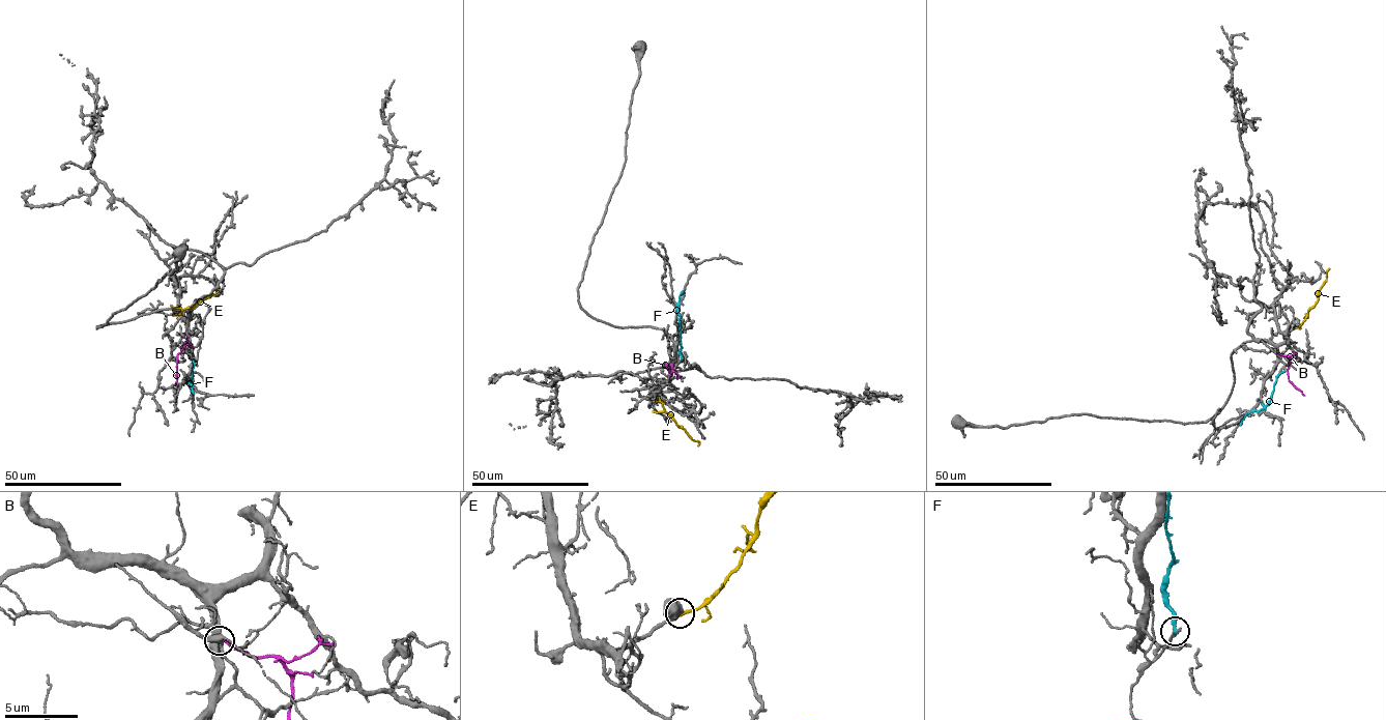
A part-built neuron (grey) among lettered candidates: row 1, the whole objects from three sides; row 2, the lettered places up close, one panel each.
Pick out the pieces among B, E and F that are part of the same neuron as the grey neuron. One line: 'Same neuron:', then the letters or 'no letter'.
Same neuron: E

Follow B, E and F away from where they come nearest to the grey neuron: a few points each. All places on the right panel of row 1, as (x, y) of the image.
B: (1277, 353), (1287, 355), (1289, 380), (1304, 395)
E: (1296, 327), (1318, 300), (1318, 291), (1329, 268)
F: (1285, 371), (1276, 378), (1269, 402), (1245, 415), (1240, 425)

